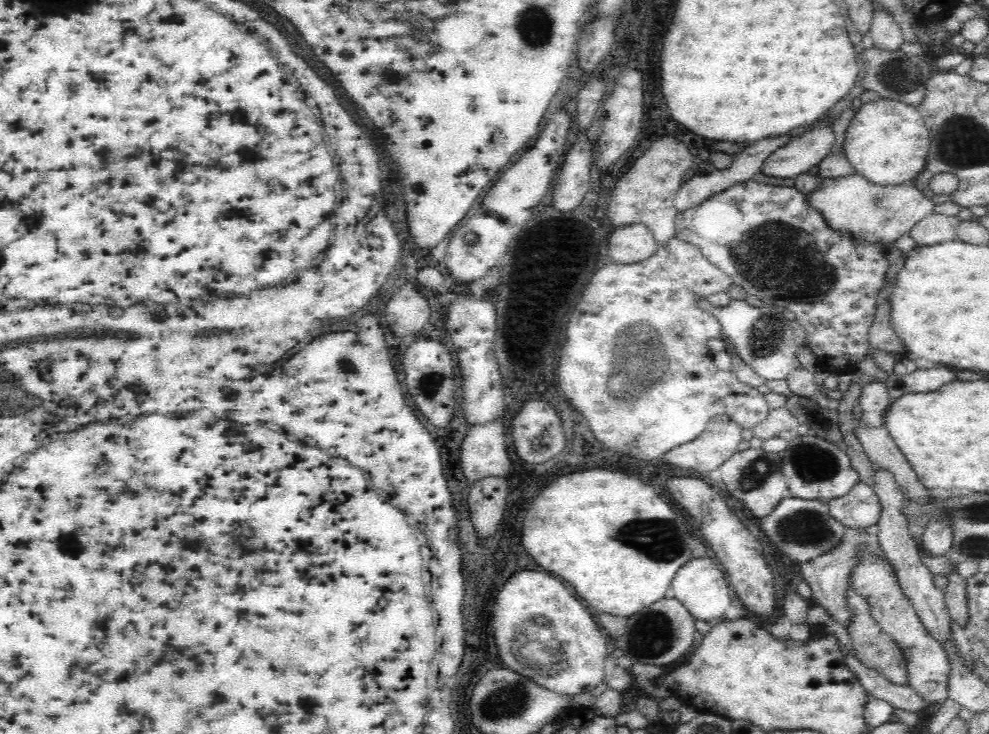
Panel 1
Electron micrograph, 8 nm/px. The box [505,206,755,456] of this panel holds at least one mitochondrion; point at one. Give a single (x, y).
(637, 362)

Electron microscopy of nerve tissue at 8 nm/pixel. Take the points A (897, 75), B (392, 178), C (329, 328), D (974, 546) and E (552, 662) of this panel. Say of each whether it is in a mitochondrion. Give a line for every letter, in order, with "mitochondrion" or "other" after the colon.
A: mitochondrion
B: other
C: other
D: mitochondrion
E: mitochondrion

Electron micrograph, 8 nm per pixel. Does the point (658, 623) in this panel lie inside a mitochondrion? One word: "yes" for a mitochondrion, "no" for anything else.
yes

